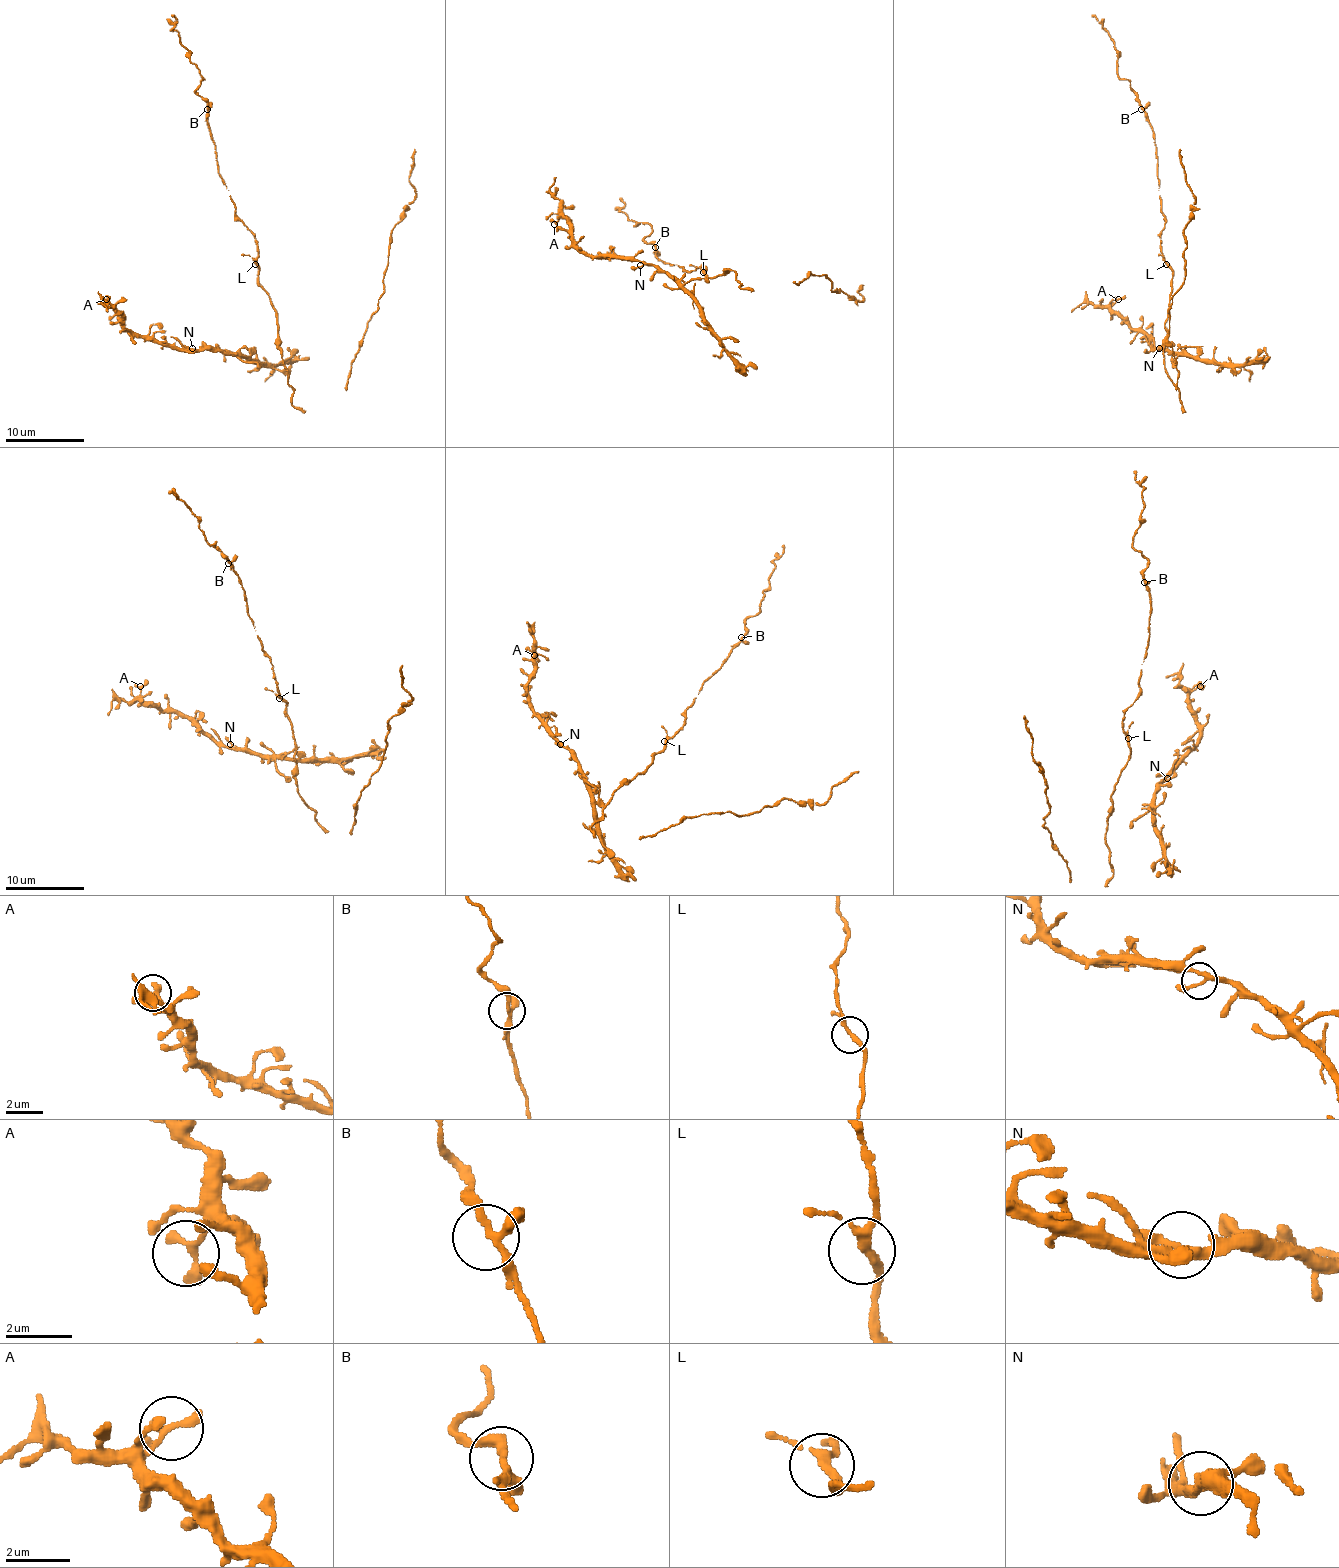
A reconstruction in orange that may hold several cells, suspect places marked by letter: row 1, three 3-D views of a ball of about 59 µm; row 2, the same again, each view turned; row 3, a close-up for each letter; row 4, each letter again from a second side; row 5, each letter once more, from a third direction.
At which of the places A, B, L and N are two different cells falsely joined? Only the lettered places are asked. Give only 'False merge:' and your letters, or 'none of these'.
False merge: none of these

